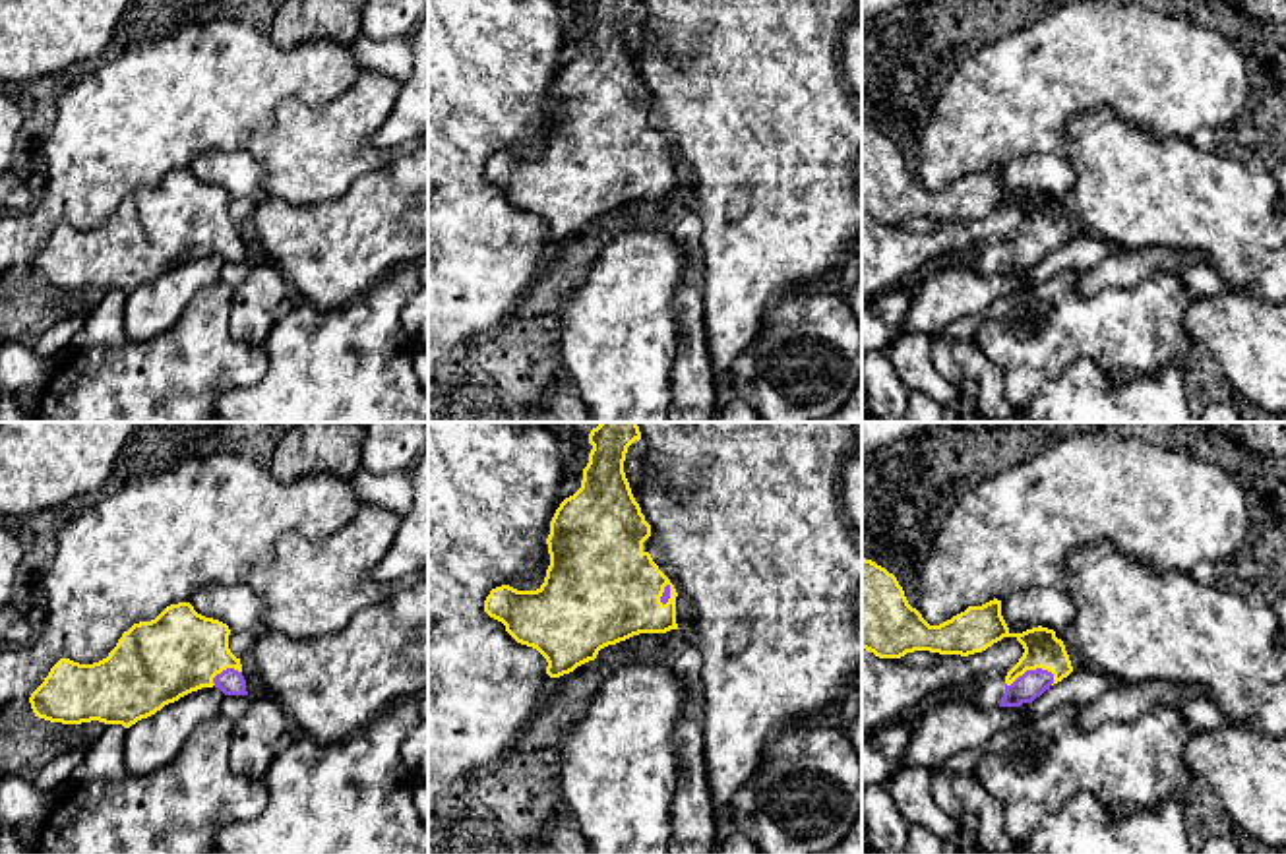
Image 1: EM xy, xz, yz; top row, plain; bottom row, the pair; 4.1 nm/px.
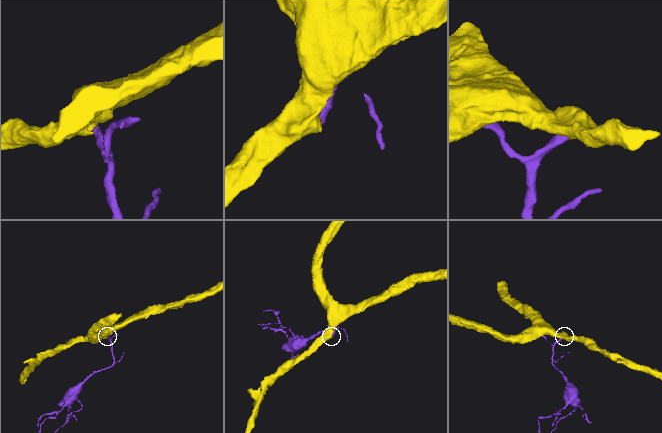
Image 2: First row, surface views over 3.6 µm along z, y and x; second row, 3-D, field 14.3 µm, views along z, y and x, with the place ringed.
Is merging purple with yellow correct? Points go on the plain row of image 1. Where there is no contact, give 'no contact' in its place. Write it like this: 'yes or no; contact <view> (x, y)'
yes; contact yz (1029, 237)

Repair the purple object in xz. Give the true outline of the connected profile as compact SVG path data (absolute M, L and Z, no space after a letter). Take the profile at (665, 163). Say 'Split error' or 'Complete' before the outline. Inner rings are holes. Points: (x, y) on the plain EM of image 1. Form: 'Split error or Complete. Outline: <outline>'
Split error. Outline: M589 0L593 15L581 54L560 70L550 87L550 132L544 149L536 157L502 151L484 167L490 184L502 188L517 209L536 215L546 225L550 244L573 238L595 227L600 215L633 201L678 196L678 159L643 116L651 91L624 39L628 14L635 6L641 6L641 0Z

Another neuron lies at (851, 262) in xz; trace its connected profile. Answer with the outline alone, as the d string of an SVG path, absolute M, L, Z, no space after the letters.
M862 244L854 246L844 258L842 258L842 277L837 287L837 294L848 296L848 290L860 281L860 254Z

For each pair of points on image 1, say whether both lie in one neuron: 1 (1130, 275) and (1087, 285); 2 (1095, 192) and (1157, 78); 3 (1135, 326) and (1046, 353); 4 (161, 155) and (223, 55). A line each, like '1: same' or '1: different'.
1: same
2: different
3: same
4: same

